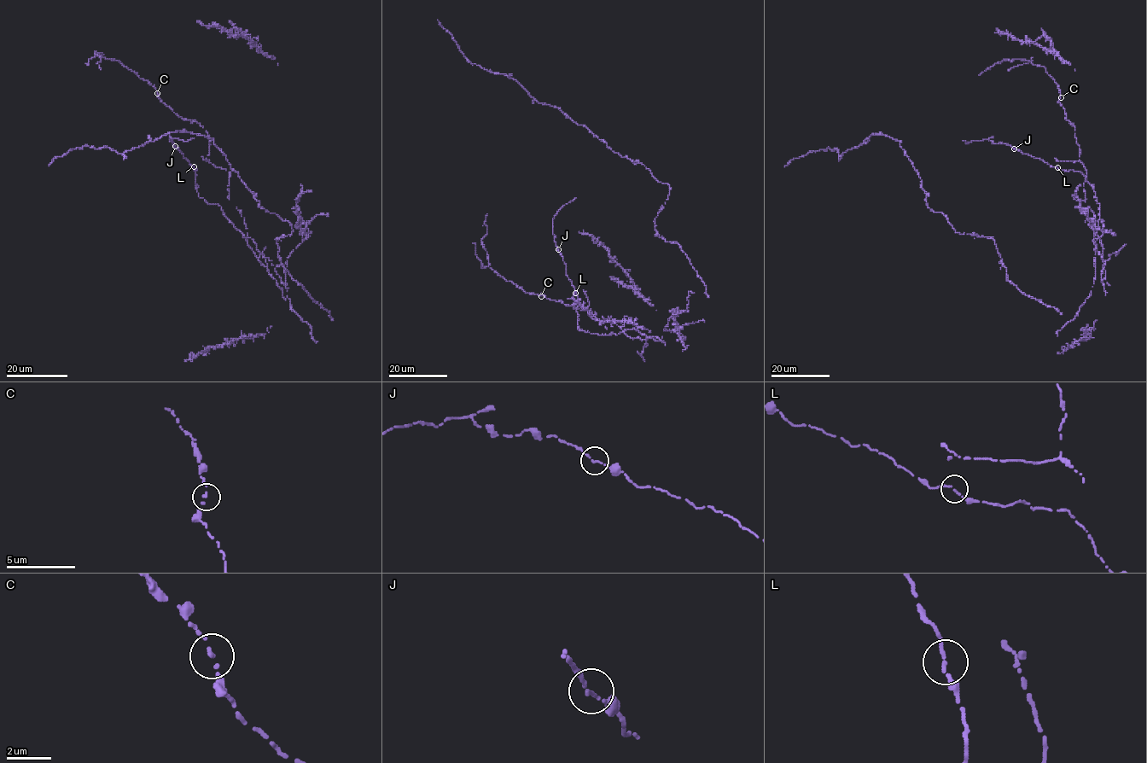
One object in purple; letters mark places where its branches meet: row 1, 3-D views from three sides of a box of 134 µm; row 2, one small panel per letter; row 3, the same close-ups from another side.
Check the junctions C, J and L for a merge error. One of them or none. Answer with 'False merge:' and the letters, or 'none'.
False merge: none

